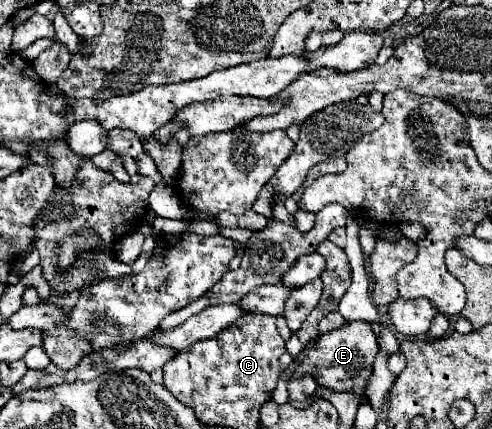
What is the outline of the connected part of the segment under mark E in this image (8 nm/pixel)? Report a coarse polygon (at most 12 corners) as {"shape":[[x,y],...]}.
{"shape":[[346,321],[306,351],[296,375],[364,395],[378,345]]}

